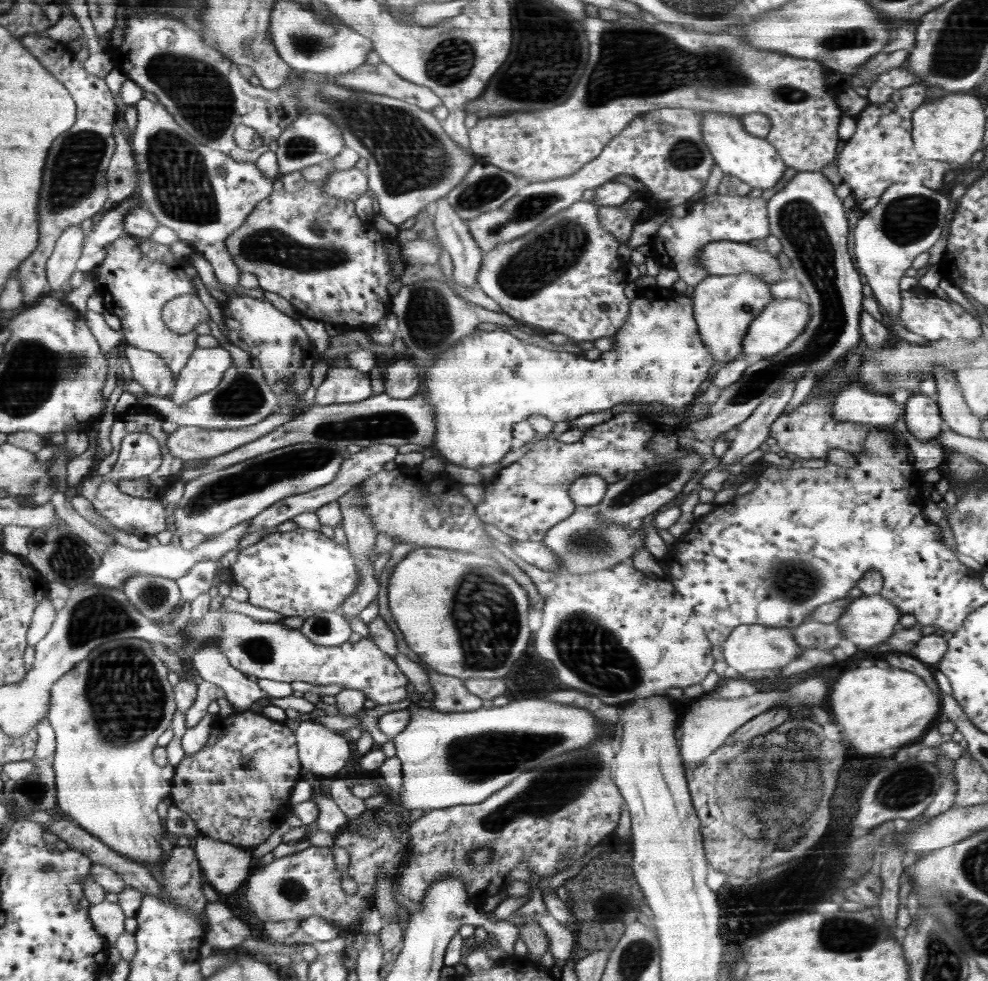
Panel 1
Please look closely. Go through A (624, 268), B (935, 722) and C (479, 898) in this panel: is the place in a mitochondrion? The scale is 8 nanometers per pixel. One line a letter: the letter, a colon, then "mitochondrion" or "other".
A: other
B: other
C: other

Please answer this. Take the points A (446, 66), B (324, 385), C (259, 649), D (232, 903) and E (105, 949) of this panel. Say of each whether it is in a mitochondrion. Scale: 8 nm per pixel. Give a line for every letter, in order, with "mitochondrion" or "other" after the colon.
A: mitochondrion
B: other
C: mitochondrion
D: other
E: other

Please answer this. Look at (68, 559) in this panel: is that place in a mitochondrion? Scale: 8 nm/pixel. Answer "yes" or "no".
yes

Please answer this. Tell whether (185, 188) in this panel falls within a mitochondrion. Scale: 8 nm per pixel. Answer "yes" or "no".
yes

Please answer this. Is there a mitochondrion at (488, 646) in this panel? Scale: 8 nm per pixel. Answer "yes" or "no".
yes

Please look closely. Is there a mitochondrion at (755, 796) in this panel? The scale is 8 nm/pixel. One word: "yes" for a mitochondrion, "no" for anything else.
yes

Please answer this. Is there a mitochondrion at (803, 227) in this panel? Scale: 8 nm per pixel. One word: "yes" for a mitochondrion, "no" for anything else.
yes

